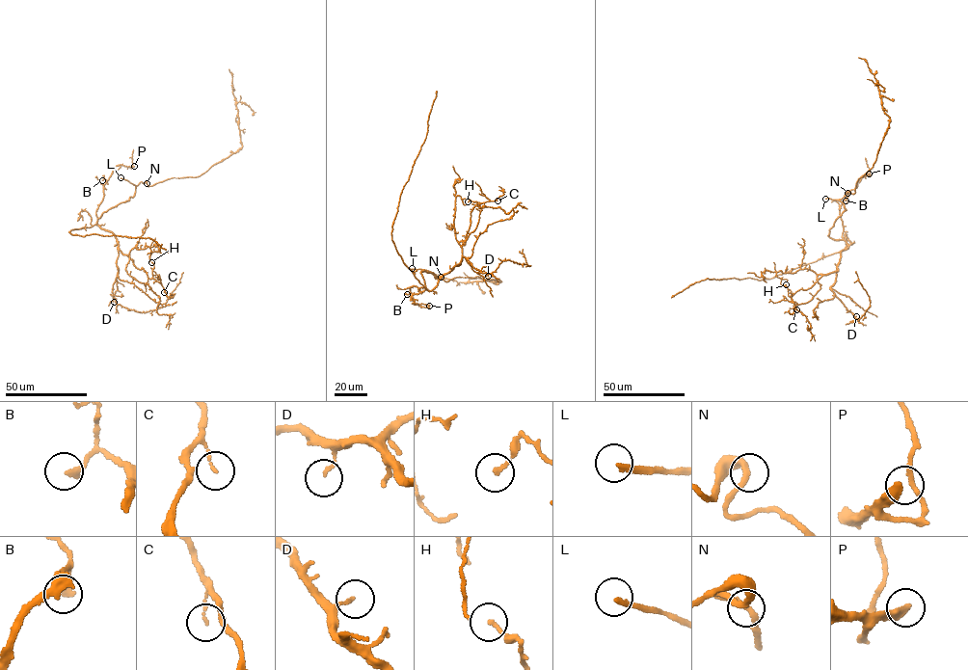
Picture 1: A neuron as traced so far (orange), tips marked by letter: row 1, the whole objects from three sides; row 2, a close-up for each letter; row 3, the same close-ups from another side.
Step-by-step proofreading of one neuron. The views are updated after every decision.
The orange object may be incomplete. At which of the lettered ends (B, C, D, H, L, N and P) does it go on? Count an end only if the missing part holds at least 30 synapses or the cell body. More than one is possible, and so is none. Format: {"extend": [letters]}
{"extend": ["L", "P"]}

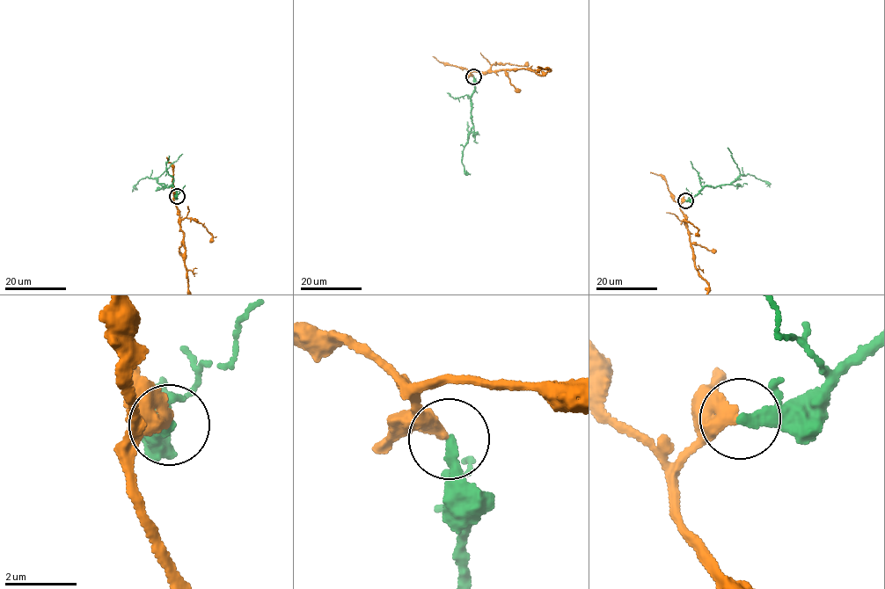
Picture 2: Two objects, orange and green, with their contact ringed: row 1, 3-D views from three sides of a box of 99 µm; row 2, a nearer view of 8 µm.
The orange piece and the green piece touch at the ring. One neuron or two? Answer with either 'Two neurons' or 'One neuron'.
Two neurons

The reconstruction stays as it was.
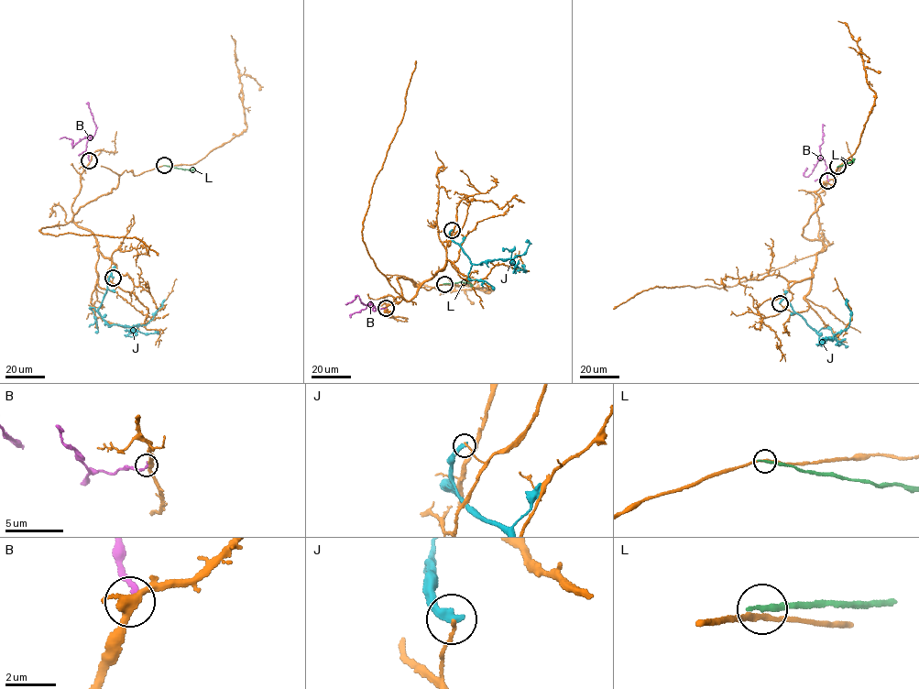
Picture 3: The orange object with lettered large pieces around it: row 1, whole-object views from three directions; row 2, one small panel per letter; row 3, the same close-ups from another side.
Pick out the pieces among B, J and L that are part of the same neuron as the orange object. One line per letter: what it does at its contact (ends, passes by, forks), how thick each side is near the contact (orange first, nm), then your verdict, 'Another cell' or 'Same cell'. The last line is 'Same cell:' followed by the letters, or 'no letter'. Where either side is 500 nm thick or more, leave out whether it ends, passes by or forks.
B: It ends there. Thickness 300 nm (orange) against 220 nm. Another cell
J: It ends there. Thickness 130 nm (orange) against 360 nm. Another cell
L: It ends there. Thickness 180 nm (orange) against 240 nm. Another cell
Same cell: no letter

